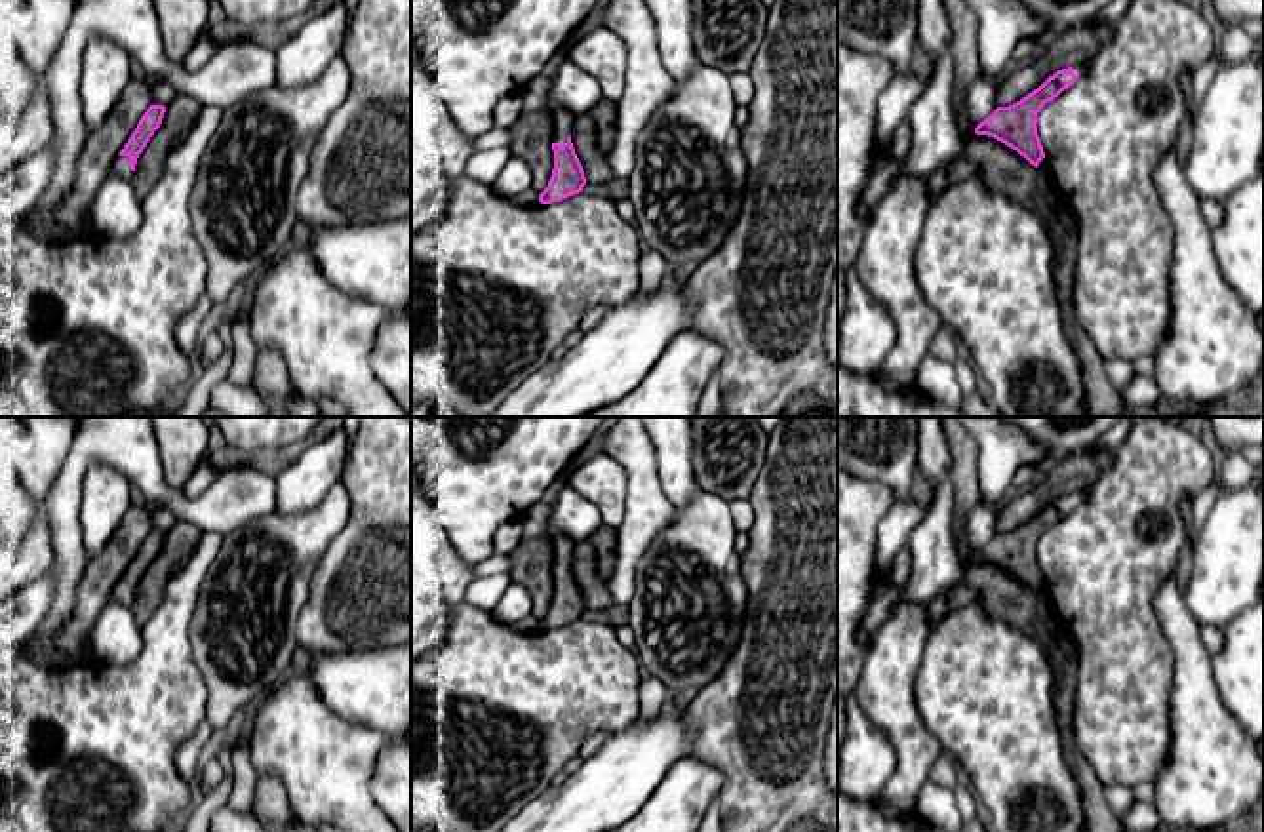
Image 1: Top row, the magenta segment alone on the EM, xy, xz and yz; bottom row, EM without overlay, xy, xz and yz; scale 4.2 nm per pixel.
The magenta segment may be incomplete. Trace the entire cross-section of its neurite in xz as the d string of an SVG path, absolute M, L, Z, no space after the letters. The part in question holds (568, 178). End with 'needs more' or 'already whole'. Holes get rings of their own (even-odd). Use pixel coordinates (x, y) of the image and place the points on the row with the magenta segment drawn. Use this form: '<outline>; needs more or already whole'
M554 101L546 103L554 122L552 150L554 169L548 187L539 194L541 204L562 202L583 192L586 177L571 143L575 116Z; needs more

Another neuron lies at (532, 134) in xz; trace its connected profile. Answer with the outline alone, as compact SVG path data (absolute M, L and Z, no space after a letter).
M562 48L546 67L523 88L523 109L518 120L508 128L512 156L522 158L531 168L531 185L541 194L552 177L554 122L546 109L550 101L550 86L560 69L567 61L567 48Z

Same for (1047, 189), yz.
M1045 158L1036 168L1036 181L1037 181L1037 192L1041 200L1051 208L1058 206L1060 204L1058 188L1051 175L1049 162Z

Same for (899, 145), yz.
M904 120L899 124L893 137L885 145L887 160L904 162L908 158L910 147L912 147L912 128L910 122Z

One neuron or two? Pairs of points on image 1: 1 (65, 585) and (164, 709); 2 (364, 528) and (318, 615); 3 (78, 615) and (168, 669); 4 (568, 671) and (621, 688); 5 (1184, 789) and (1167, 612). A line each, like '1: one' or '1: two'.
1: two
2: one
3: two
4: one
5: one

